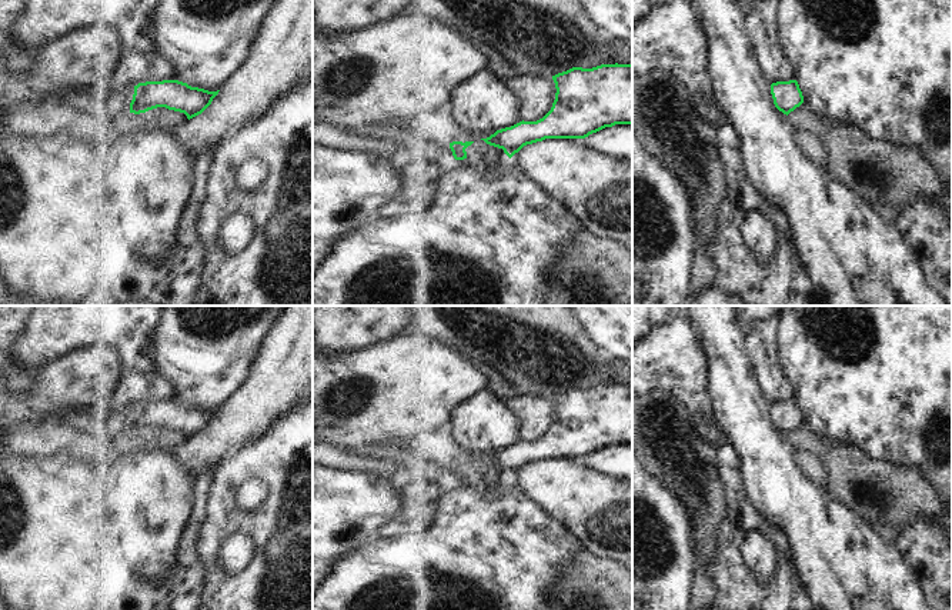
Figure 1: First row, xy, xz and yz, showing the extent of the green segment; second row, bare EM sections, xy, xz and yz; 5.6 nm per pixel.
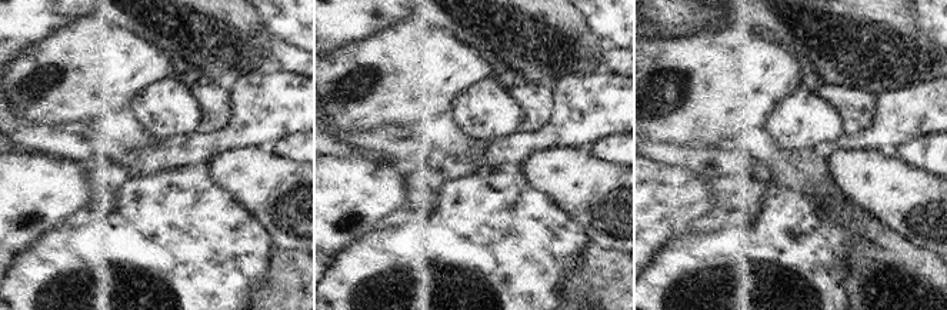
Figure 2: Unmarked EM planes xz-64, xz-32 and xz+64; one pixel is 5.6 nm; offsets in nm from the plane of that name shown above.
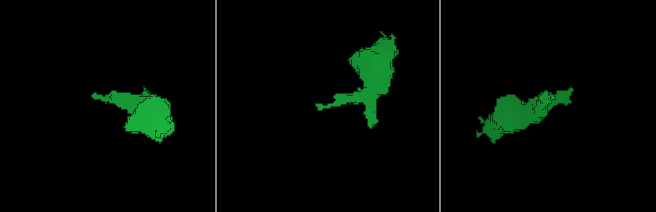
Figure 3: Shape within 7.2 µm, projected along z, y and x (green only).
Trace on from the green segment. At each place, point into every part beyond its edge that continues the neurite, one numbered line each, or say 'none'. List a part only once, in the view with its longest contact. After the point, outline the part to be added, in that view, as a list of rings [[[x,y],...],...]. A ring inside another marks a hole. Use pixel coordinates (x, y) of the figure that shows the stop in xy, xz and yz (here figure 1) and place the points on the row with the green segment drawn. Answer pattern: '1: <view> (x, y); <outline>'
1: xy (102, 106); [[[107,87],[57,91],[50,96],[50,101],[76,107],[97,127],[111,127],[130,113],[130,104]]]

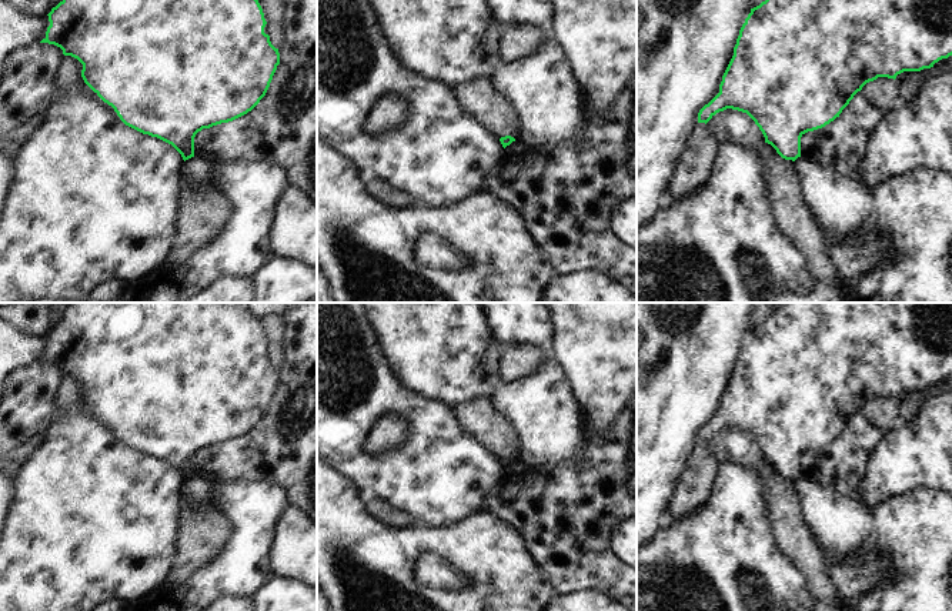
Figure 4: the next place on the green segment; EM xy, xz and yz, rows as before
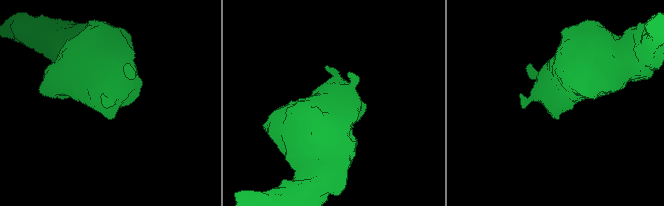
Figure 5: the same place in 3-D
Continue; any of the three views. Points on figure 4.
none

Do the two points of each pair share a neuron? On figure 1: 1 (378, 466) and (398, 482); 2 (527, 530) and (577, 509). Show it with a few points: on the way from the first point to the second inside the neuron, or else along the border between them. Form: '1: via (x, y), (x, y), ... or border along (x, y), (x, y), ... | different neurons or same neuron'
1: via (383, 467), (394, 477) | same neuron
2: border along (528, 496), (554, 519), (560, 520), (578, 540) | different neurons

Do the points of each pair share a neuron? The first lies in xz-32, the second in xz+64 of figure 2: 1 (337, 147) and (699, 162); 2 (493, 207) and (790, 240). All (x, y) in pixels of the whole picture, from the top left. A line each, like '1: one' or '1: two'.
1: one
2: one

